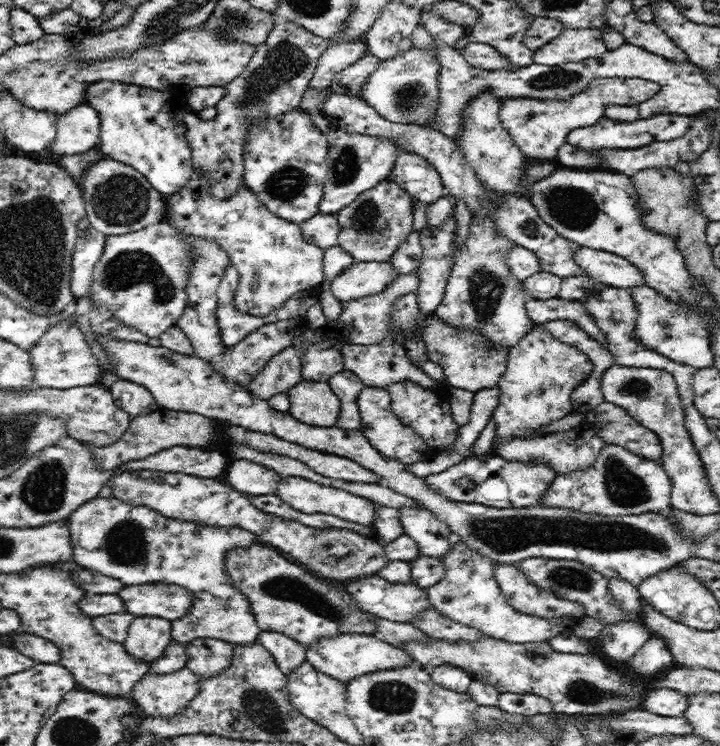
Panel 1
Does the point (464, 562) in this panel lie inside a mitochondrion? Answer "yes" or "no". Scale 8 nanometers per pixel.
yes

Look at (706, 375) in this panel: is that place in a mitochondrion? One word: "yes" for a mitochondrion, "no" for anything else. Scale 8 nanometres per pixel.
no

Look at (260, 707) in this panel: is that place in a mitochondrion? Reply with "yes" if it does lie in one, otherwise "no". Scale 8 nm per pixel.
yes

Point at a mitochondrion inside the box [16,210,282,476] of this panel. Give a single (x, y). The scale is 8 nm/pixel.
(127, 269)

